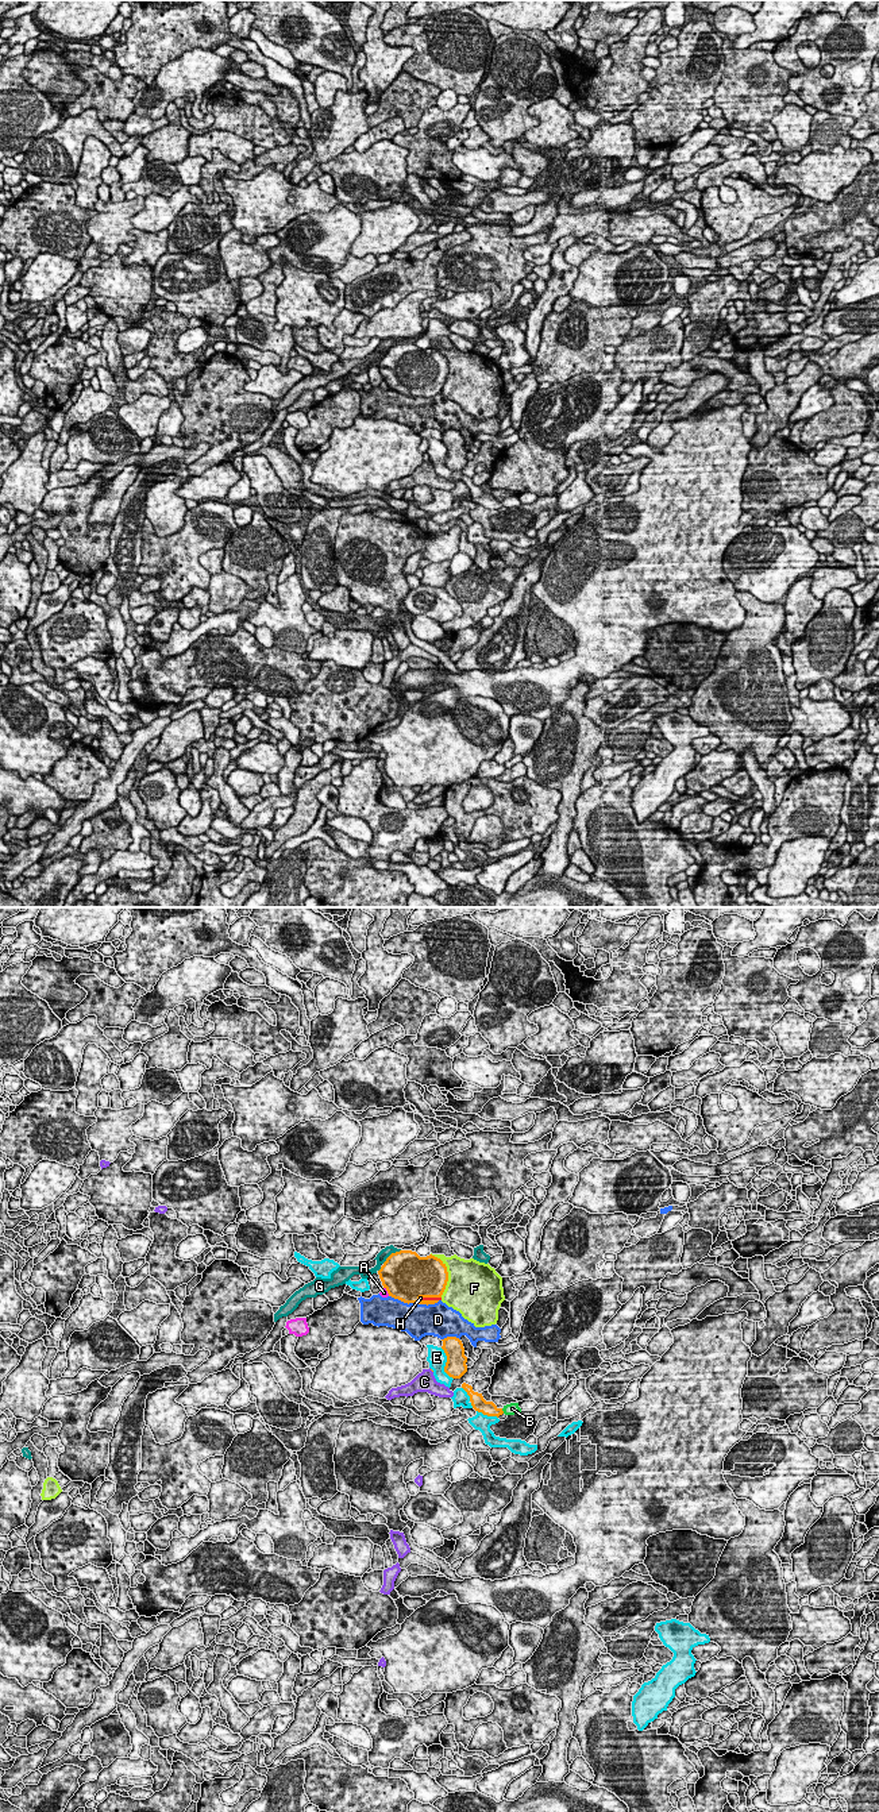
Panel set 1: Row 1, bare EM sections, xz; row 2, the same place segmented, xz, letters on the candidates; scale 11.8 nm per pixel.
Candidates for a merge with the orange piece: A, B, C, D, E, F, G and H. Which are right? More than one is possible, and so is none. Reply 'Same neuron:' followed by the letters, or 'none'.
Same neuron: B, H

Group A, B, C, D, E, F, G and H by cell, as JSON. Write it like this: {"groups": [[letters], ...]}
{"groups": [["A"], ["B", "H"], ["C"], ["D"], ["E"], ["F"], ["G"]]}

